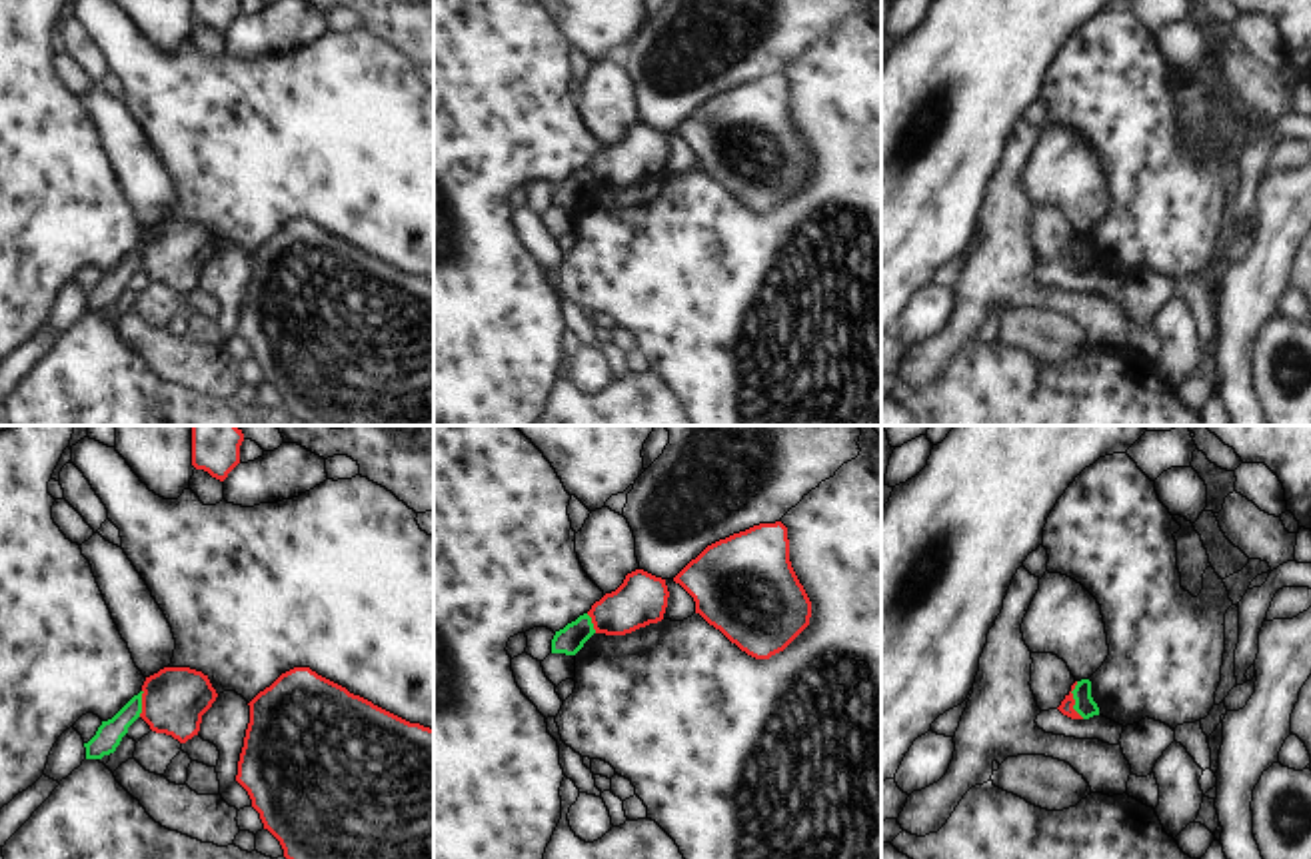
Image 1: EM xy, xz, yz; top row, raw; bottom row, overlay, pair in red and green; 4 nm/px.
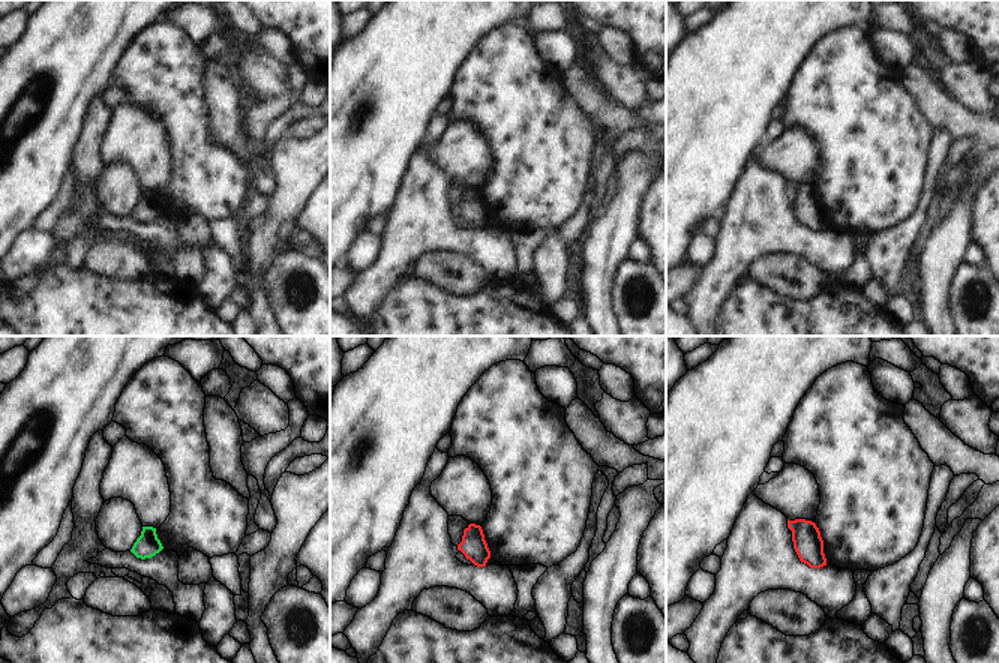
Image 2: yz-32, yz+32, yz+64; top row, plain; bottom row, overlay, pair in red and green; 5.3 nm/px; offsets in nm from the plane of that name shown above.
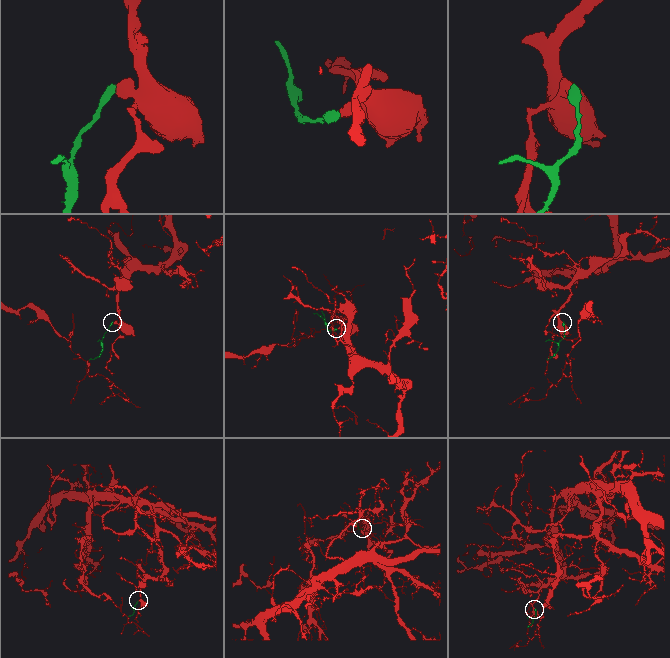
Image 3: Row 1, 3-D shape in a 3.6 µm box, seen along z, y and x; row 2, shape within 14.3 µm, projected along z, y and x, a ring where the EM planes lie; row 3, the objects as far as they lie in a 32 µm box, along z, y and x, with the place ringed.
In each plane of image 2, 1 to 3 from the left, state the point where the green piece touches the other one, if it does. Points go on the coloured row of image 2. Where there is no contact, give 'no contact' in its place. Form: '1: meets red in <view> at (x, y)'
1: no contact
2: no contact
3: no contact

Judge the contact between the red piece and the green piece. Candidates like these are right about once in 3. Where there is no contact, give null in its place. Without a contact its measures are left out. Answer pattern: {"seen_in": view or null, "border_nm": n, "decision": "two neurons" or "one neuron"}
{"seen_in": "yz", "border_nm": 160, "decision": "two neurons"}

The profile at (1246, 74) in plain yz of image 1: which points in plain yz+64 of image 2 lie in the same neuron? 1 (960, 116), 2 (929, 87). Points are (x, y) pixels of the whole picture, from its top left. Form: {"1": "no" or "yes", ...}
{"1": "no", "2": "no"}

